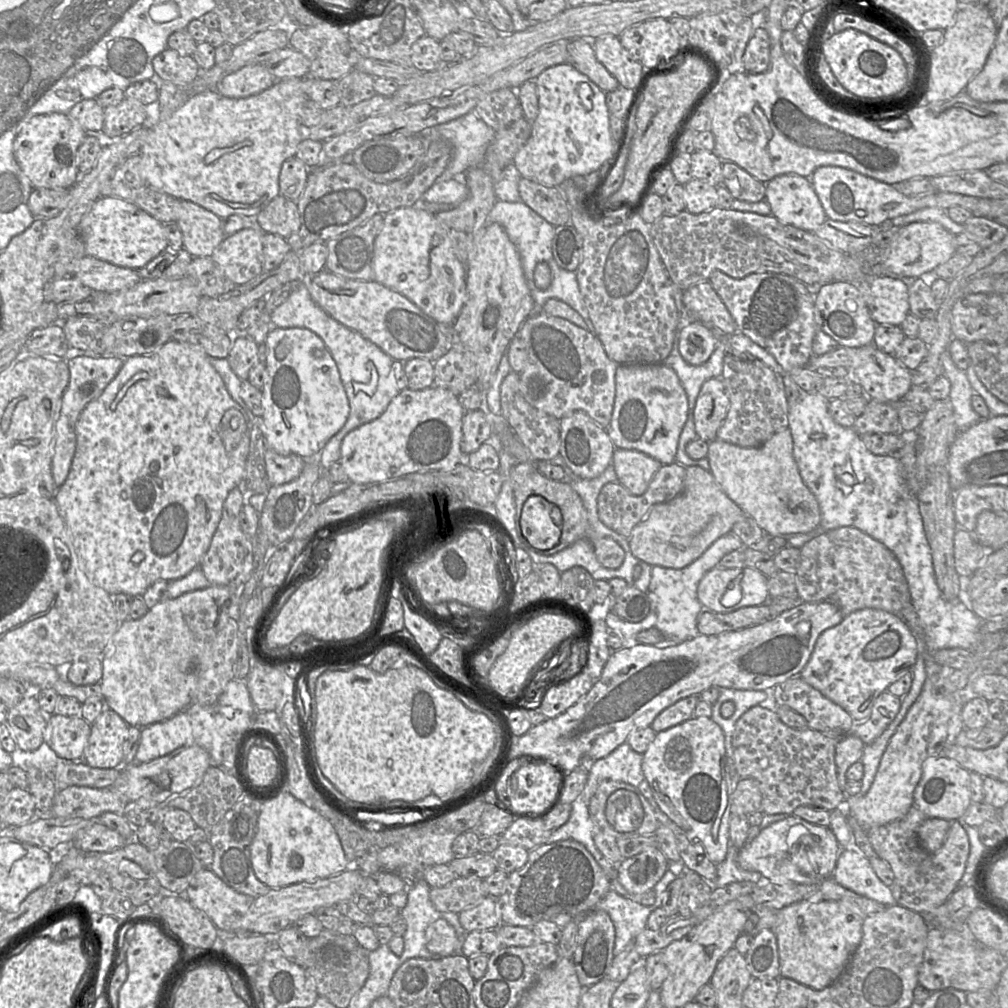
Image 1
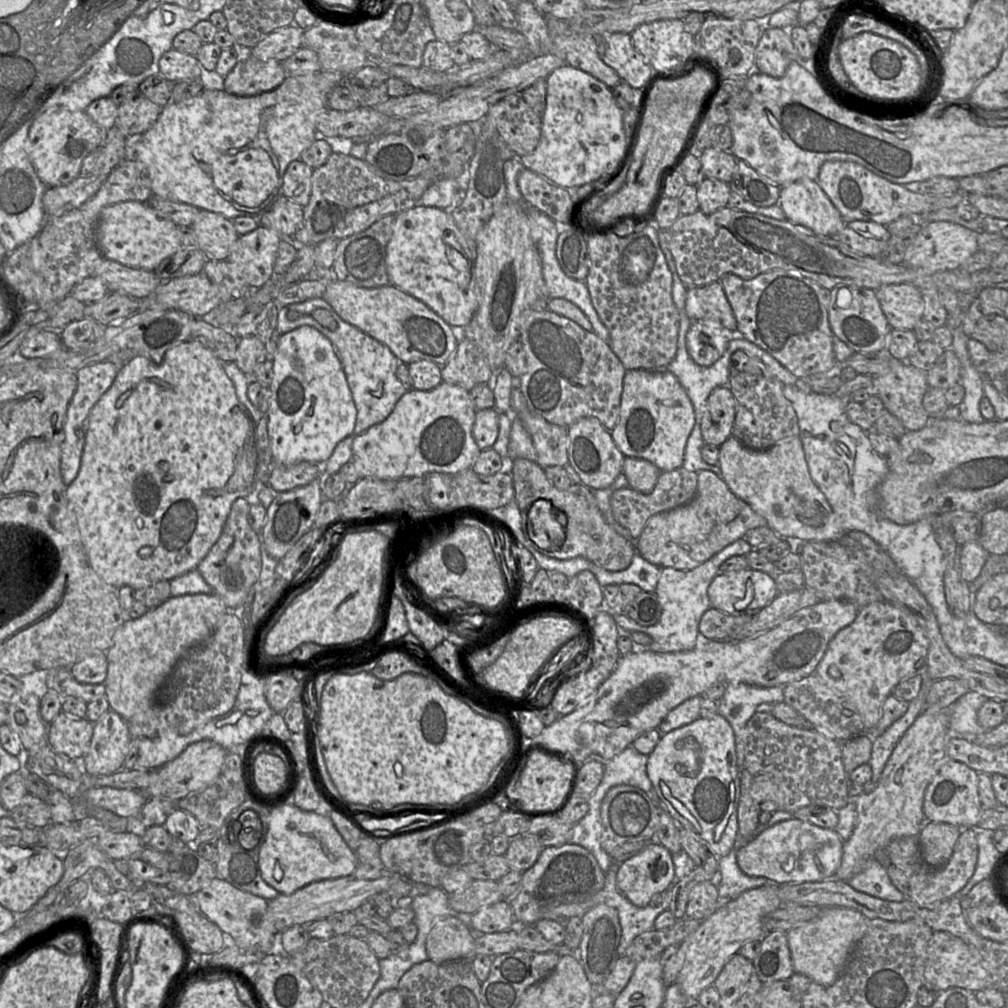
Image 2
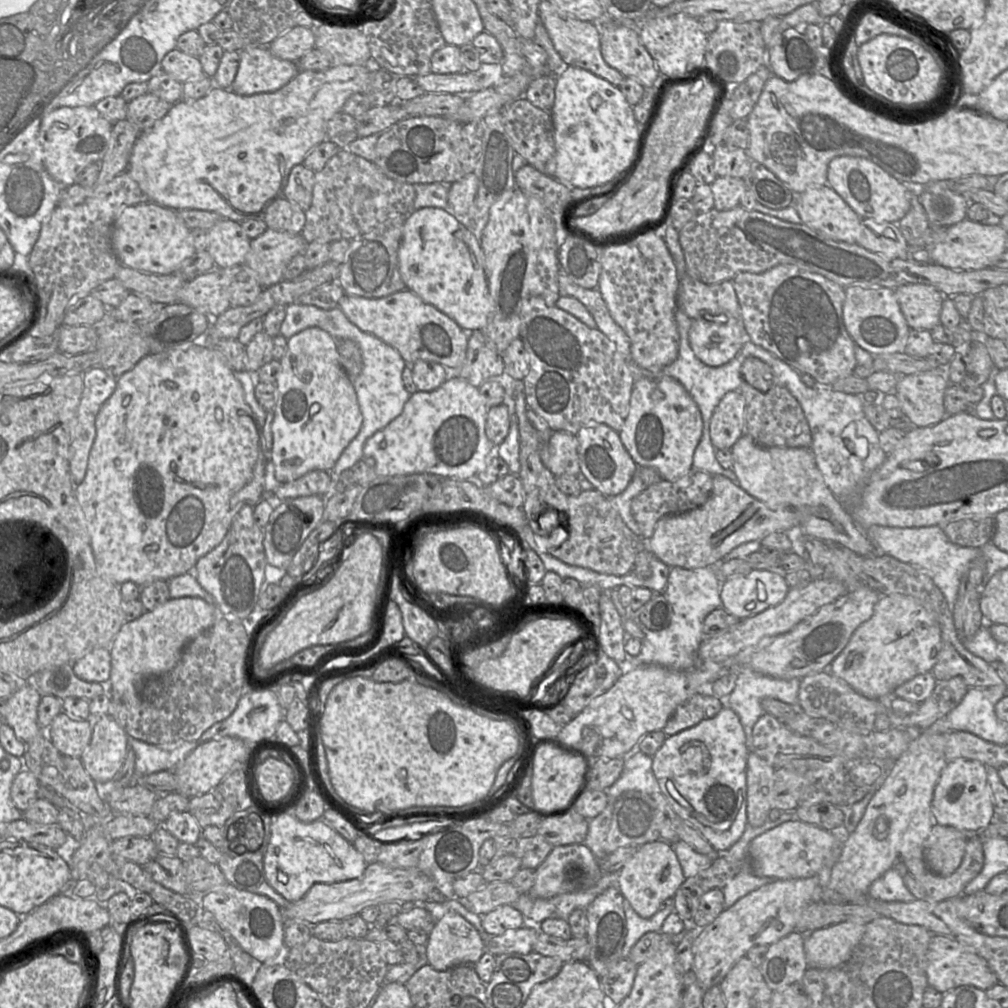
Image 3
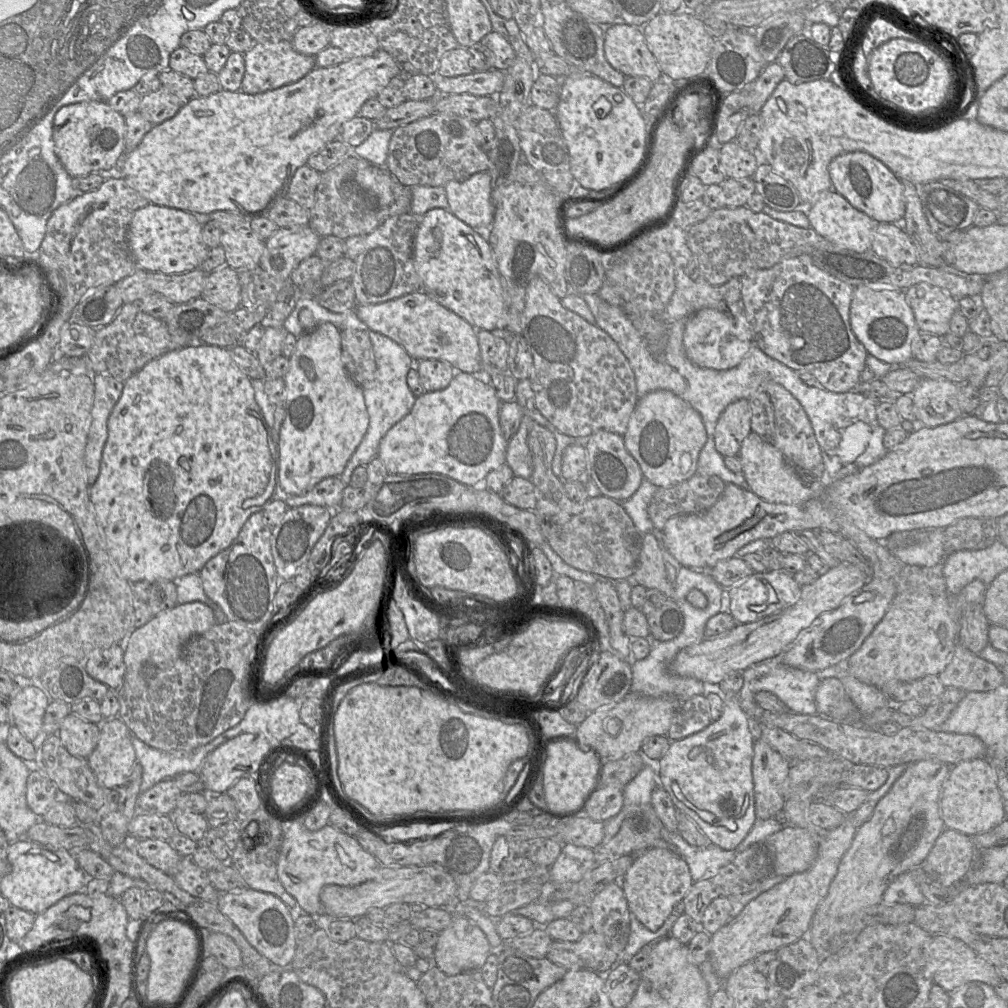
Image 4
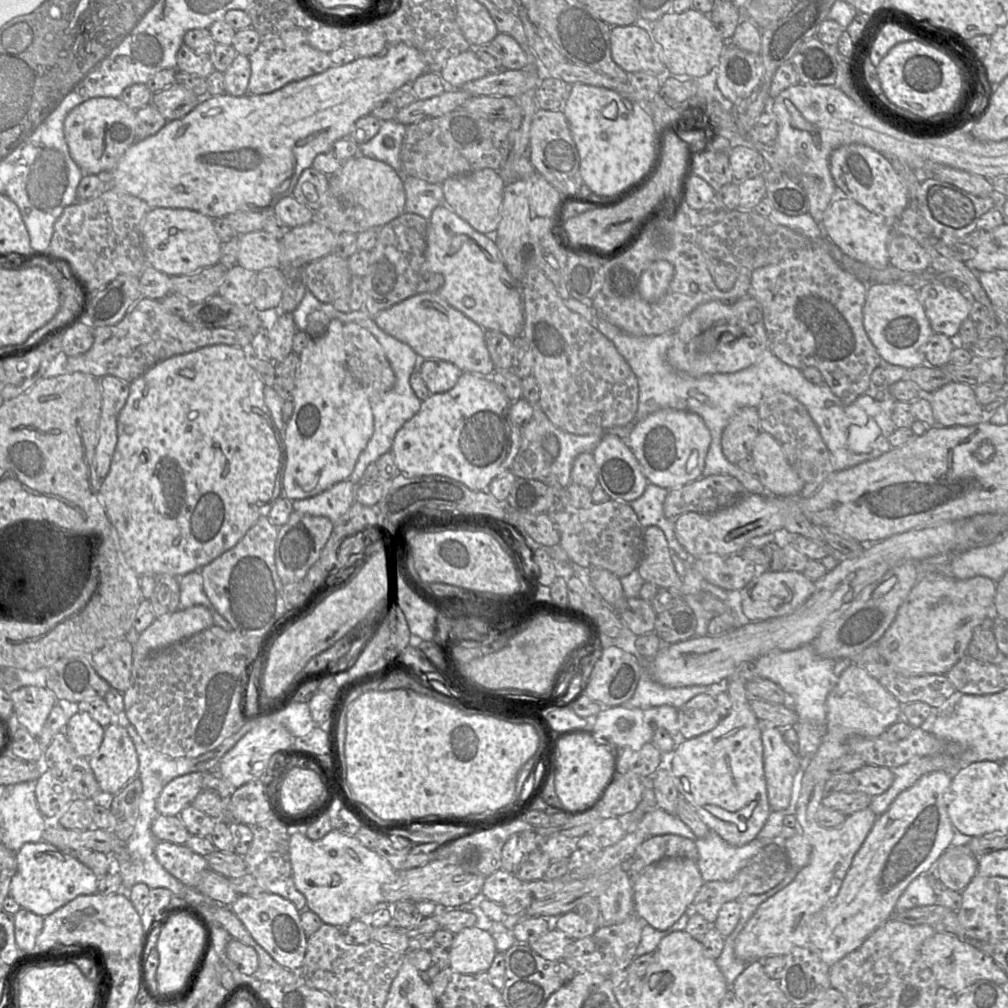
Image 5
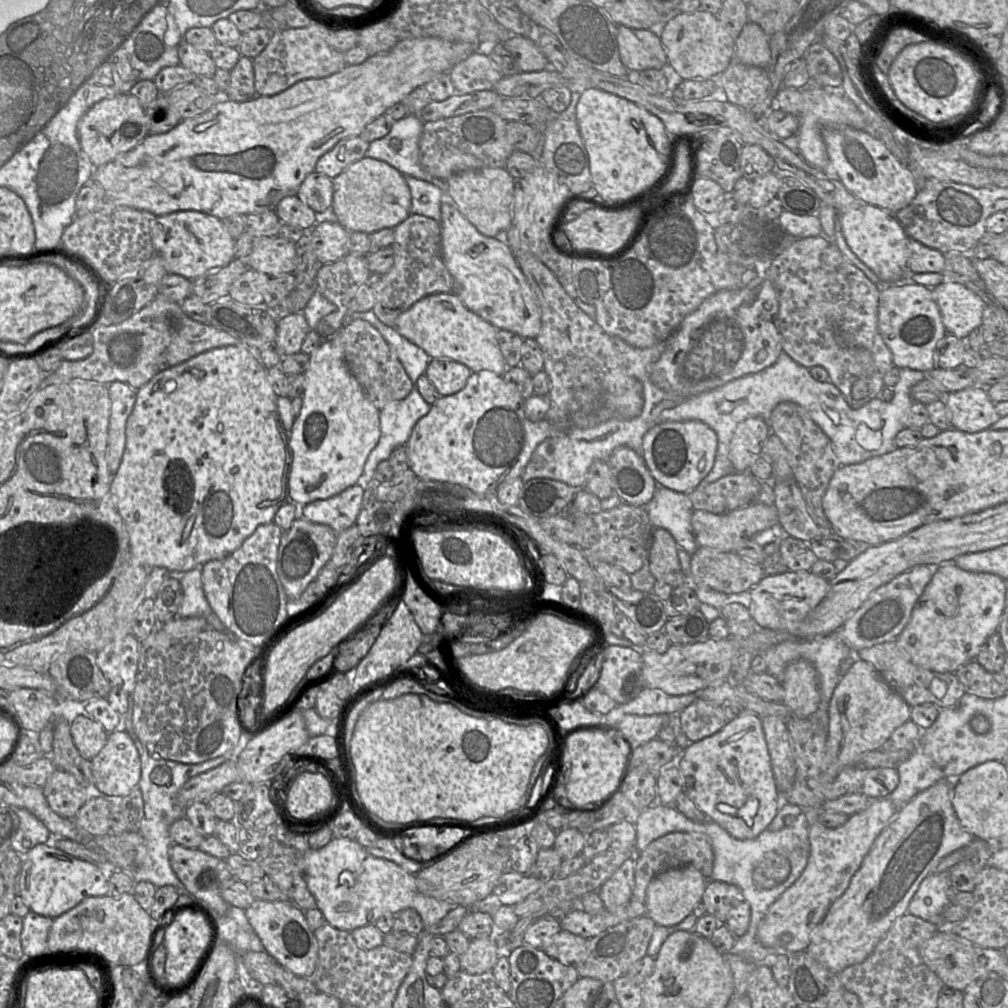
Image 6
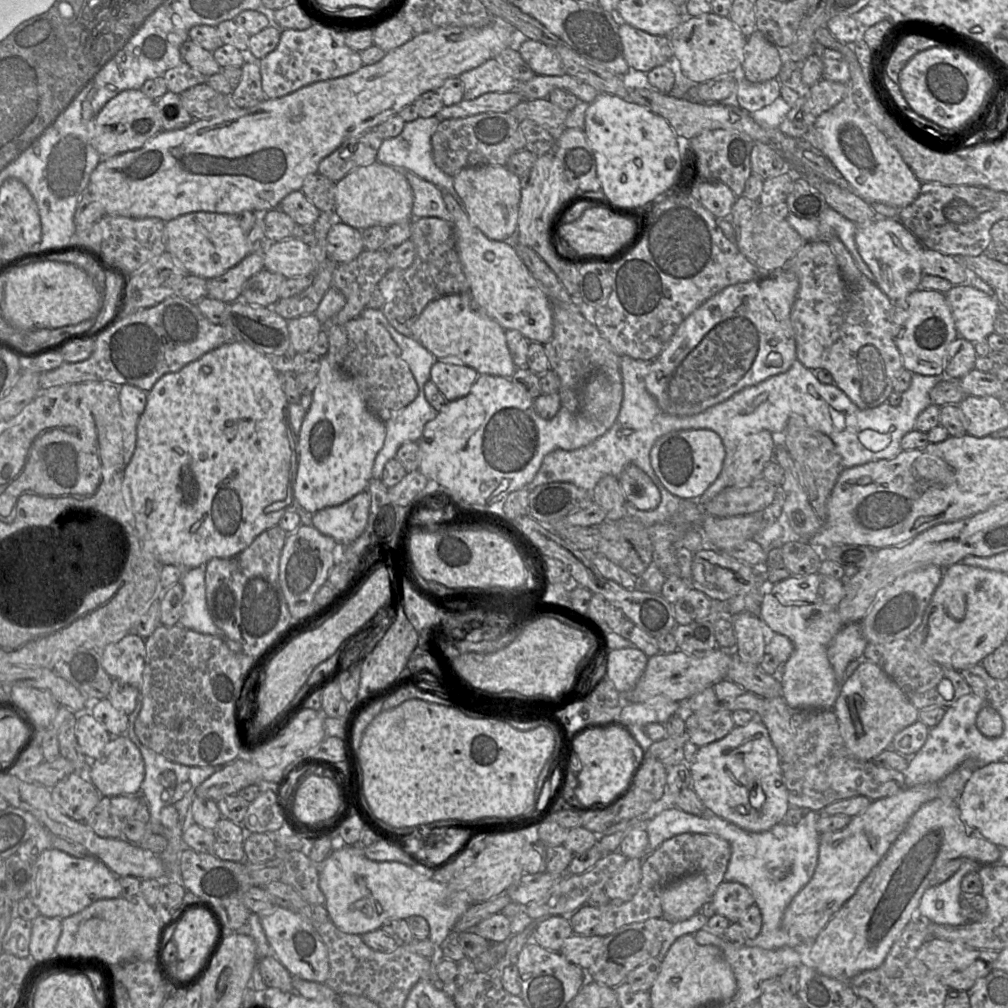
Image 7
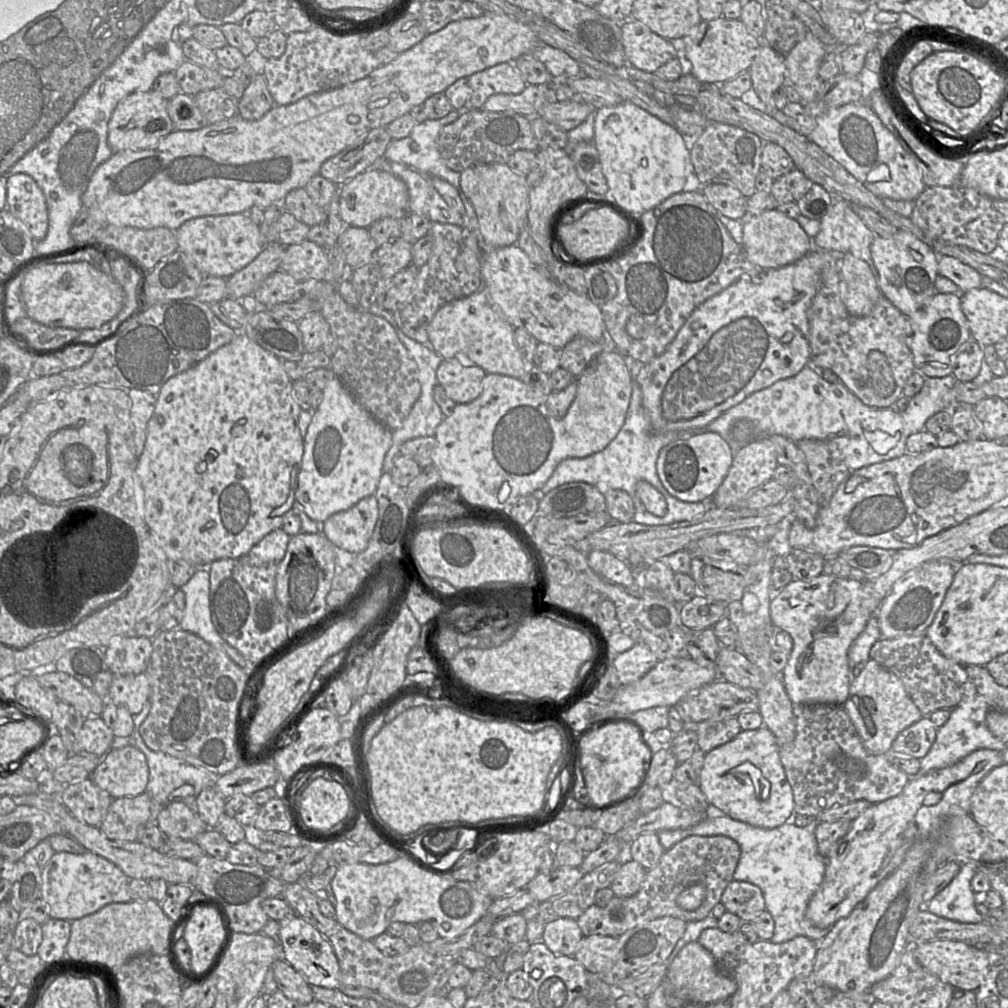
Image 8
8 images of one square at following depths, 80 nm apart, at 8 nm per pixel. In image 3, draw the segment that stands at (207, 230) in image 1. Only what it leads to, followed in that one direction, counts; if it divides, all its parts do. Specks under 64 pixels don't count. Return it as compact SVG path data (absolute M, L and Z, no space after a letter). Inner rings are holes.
M222 219L208 229L207 251L214 259L215 268L244 264L250 241L240 223L230 219Z

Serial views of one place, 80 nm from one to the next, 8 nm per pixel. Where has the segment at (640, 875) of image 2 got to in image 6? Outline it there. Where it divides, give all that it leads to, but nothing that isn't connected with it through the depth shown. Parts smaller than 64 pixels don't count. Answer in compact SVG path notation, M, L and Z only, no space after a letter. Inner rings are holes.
M693 866L669 869L656 875L646 889L646 916L652 919L656 926L675 926L693 913L701 903L706 888L707 879Z

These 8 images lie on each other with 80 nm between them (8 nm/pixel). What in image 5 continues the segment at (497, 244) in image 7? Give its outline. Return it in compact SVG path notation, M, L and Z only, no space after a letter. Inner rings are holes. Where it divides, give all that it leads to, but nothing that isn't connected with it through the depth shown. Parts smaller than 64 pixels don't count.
M436 207L428 220L425 263L427 270L439 273L444 277L444 283L437 293L453 308L485 330L498 331L511 338L521 336L524 323L521 284L508 272L495 241L477 232L449 207Z

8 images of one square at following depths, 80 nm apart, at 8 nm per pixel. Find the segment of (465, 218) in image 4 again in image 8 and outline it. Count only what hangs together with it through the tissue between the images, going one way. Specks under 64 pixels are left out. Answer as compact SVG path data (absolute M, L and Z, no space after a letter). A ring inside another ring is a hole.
M507 164L474 165L460 172L459 191L472 203L479 224L479 237L486 245L516 245L529 208L526 176L514 172Z

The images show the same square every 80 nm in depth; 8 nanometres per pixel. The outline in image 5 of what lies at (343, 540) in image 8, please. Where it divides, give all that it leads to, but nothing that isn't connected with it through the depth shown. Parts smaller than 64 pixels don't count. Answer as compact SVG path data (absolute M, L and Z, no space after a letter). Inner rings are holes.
M348 479L338 482L325 491L300 500L292 500L293 511L324 516L336 521L355 501L355 484Z

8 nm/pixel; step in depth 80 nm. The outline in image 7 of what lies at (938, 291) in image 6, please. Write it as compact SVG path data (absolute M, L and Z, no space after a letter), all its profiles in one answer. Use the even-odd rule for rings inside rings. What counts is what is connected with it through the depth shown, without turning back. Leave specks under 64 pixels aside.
M964 284L954 285L945 295L960 337L974 343L986 340L986 337L994 332L994 319L1002 308L997 299L973 286Z

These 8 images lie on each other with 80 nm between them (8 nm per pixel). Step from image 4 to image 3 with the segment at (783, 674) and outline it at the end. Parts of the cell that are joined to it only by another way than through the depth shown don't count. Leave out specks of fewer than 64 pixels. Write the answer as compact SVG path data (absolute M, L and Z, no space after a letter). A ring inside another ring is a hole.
M741 669L737 675L735 687L724 704L739 717L745 732L746 746L752 752L752 729L765 713L760 705L761 700L774 698L797 707L801 678L779 679L751 669Z

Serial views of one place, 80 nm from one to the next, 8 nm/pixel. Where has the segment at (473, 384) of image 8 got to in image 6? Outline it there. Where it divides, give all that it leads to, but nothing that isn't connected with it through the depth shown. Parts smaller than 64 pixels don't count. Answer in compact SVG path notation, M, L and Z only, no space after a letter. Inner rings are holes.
M431 359L424 375L440 396L449 396L462 390L472 373L464 364L449 359Z

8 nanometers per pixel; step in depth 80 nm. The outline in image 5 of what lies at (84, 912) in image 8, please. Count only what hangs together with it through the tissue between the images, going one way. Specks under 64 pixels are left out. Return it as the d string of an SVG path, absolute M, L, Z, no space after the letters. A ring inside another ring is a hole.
M41 840L24 844L16 852L17 872L10 883L9 895L22 908L45 917L80 895L97 893L99 877L77 860L74 851L62 851Z

